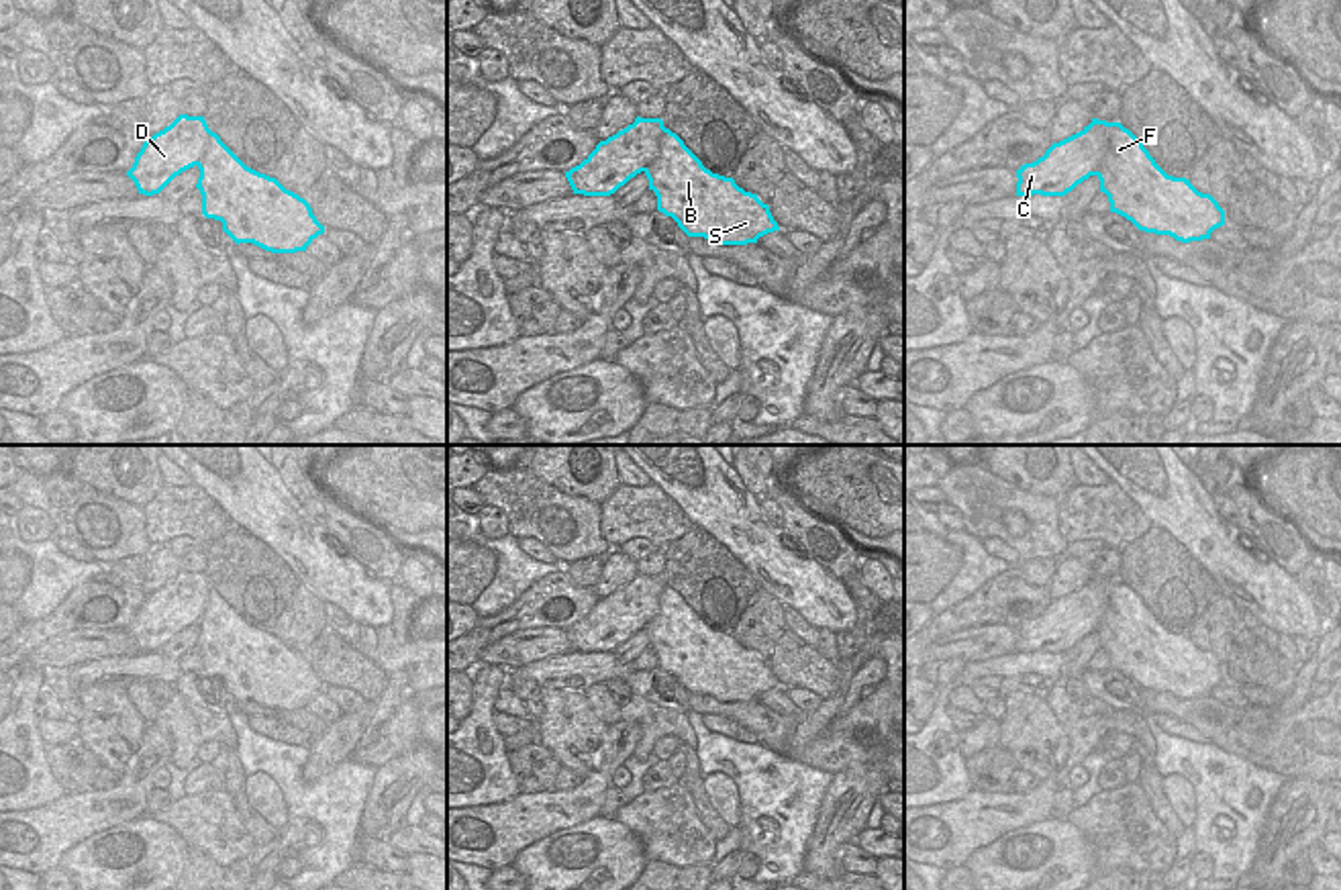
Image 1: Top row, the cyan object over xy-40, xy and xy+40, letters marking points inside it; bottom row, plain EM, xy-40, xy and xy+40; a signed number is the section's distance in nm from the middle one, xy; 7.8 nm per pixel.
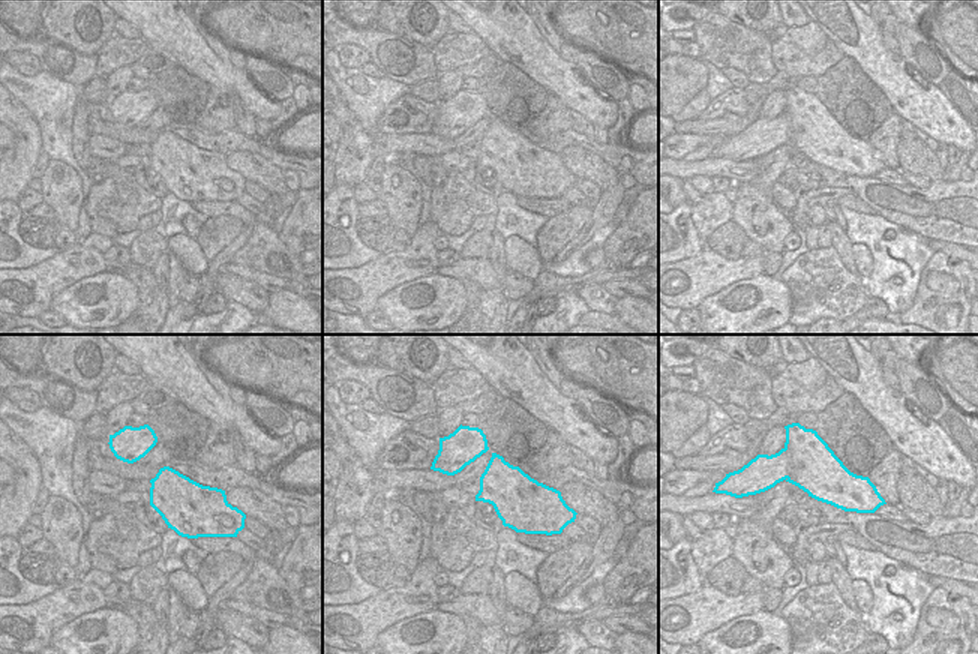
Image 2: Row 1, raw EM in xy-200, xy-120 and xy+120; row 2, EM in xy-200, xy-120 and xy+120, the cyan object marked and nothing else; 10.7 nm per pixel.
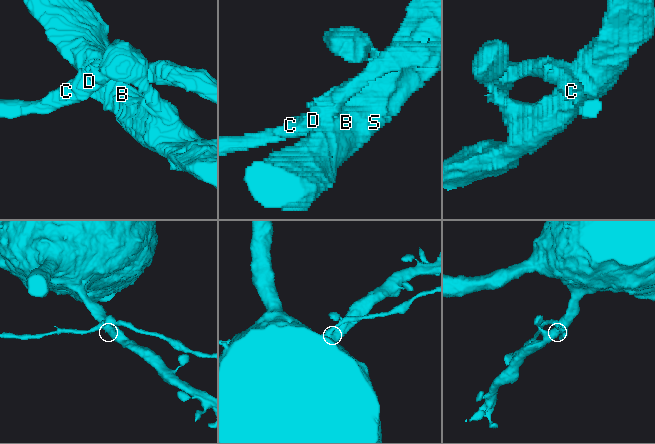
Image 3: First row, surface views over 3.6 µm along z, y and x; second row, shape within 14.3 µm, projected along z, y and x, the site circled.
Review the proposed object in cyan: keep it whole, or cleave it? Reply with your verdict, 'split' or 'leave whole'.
split

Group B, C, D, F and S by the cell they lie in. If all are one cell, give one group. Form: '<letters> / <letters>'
B F S / C D

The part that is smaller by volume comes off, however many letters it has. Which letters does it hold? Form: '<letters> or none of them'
C, D

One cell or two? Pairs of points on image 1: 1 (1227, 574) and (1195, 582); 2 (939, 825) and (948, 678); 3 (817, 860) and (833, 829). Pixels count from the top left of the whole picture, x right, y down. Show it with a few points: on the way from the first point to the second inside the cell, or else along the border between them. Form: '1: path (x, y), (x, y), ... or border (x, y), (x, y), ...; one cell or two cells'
1: border (1180, 541), (1221, 592); two cells
2: border (972, 788), (958, 799), (925, 807); two cells
3: path (823, 852), (827, 837); one cell

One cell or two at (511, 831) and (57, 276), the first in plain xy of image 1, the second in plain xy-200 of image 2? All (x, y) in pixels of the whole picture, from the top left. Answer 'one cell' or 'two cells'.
one cell

